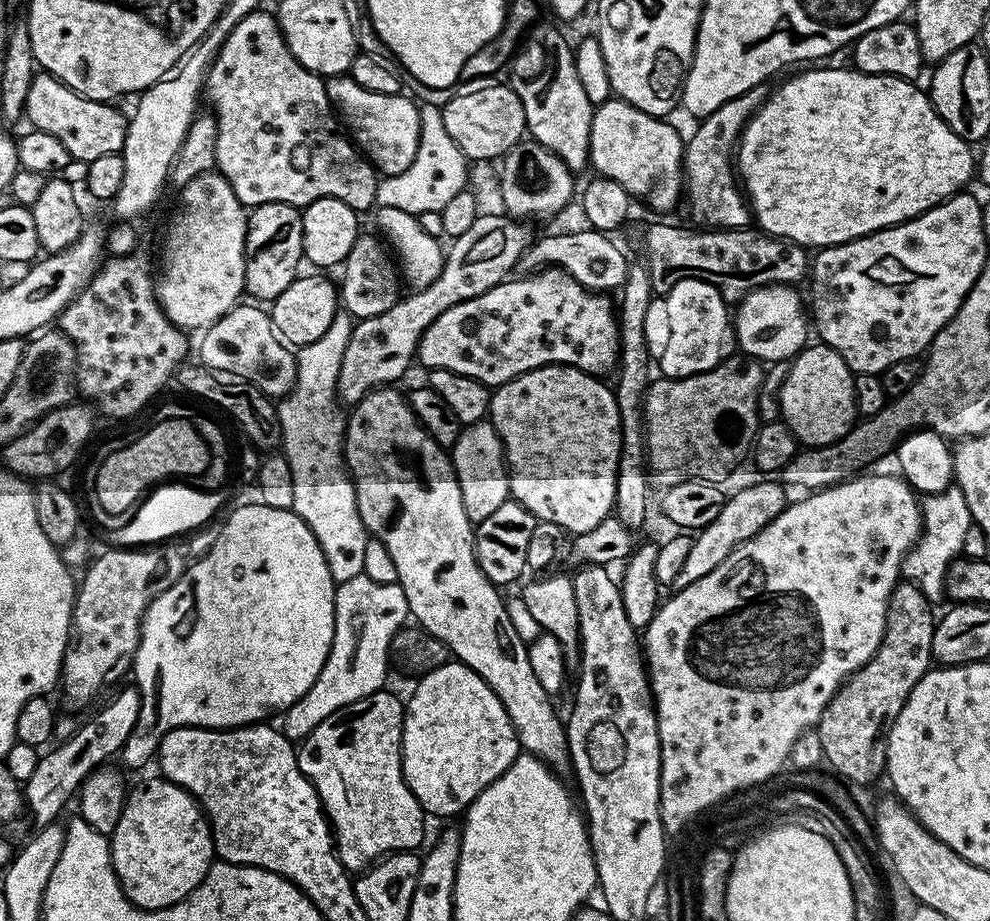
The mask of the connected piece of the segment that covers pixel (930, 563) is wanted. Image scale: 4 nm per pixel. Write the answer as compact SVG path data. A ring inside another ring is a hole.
M951 486L944 492L925 495L922 500L924 513L924 531L919 540L909 552L900 567L901 577L905 581L914 583L918 590L930 602L936 602L939 596L945 595L944 583L948 567L962 553L962 542L966 539L966 530L973 524L970 506L966 506L966 498L962 490Z

